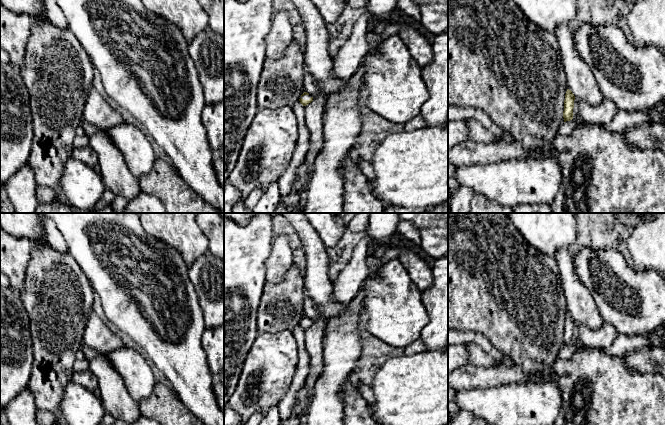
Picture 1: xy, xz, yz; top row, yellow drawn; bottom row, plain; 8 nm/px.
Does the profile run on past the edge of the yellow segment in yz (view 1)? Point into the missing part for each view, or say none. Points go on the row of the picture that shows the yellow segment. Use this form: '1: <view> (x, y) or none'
1: none

